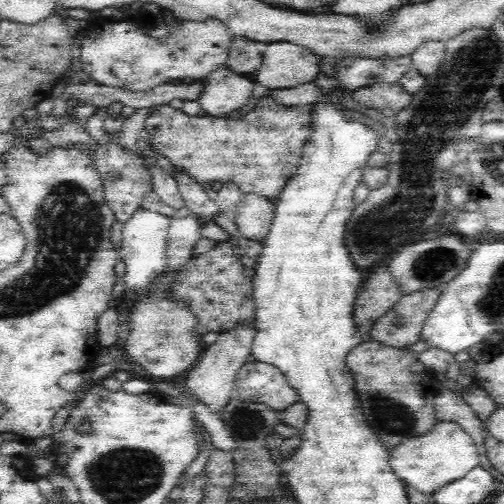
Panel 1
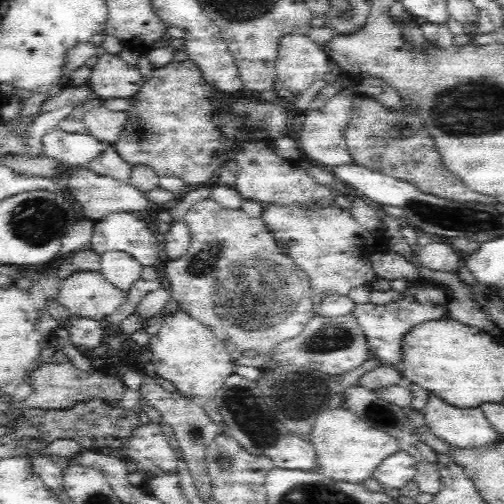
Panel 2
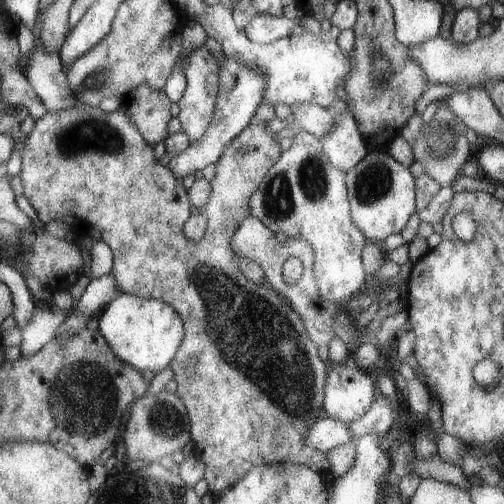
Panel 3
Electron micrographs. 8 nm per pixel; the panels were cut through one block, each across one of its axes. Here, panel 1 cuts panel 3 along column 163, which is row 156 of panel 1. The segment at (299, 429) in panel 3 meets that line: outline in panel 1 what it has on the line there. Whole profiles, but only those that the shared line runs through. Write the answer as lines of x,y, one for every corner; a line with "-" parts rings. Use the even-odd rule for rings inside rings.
272,96
240,120
214,116
186,116
168,104
158,106
144,122
144,132
154,142
154,152
172,162
176,172
190,174
196,184
212,192
214,182
234,184
242,194
258,194
274,200
284,192
286,184
298,174
304,146
310,140
312,106
286,108

